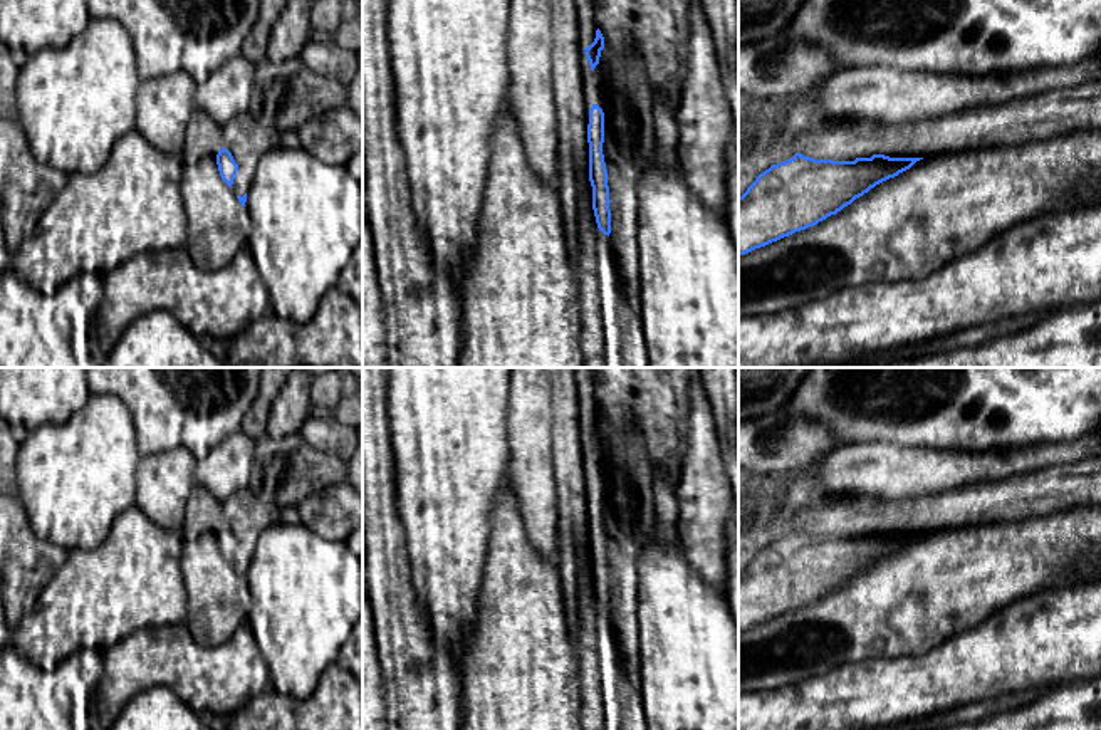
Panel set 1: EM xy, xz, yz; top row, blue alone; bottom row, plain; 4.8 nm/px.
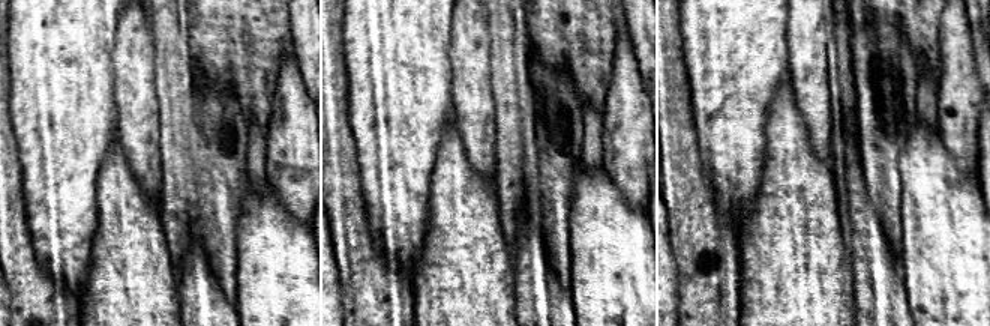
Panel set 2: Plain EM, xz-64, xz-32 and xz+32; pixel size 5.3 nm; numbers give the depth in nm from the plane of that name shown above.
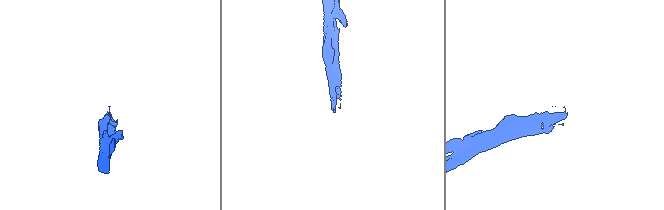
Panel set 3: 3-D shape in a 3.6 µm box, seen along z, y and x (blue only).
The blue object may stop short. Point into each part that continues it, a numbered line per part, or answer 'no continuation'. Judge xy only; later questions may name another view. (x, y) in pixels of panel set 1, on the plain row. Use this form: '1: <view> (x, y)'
1: xy (247, 516)

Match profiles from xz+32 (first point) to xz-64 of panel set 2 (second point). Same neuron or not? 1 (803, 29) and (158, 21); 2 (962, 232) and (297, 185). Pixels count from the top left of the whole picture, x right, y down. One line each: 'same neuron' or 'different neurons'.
1: different neurons
2: different neurons

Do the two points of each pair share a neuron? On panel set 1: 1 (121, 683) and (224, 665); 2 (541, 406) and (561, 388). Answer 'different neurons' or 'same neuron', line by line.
1: same neuron
2: different neurons

